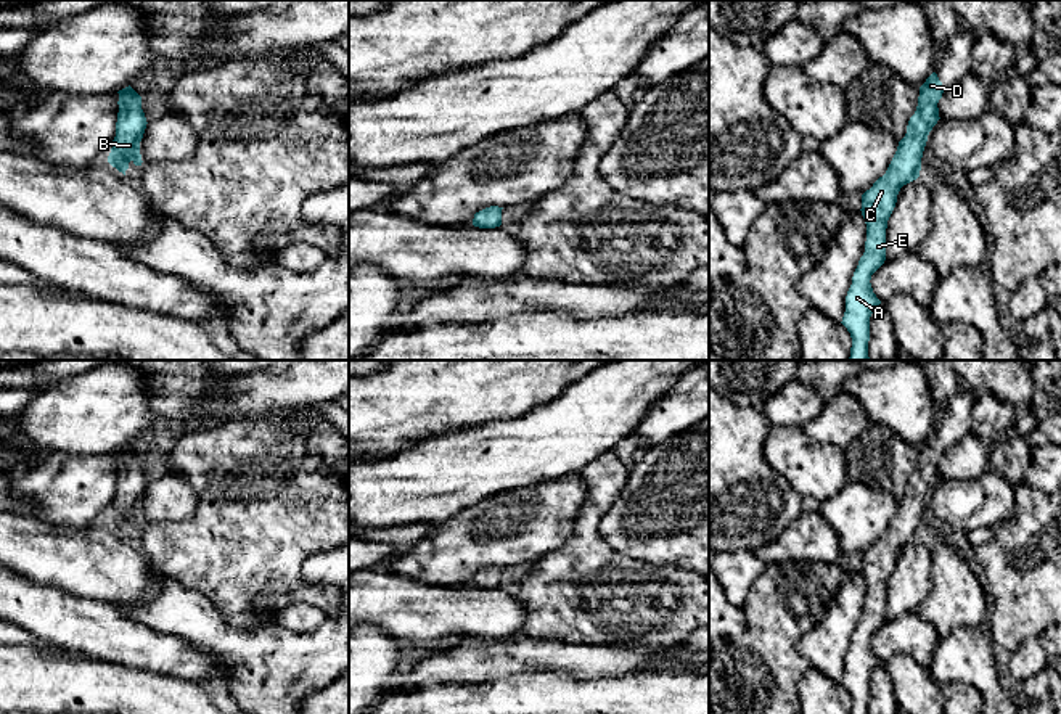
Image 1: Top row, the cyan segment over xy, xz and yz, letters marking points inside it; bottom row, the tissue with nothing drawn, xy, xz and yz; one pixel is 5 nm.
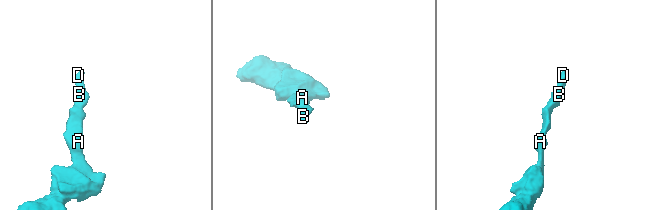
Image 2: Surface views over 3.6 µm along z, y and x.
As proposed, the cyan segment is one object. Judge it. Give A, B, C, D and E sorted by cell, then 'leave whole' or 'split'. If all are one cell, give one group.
A B C D E; leave whole

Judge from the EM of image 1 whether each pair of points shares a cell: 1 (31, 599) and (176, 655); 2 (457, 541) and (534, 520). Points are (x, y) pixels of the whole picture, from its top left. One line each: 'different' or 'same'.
1: same
2: same

